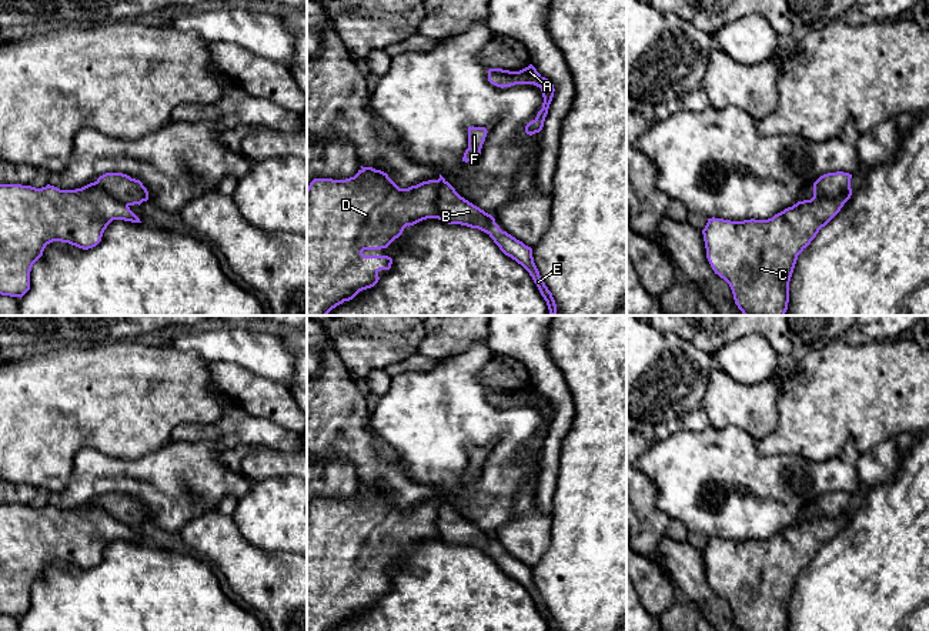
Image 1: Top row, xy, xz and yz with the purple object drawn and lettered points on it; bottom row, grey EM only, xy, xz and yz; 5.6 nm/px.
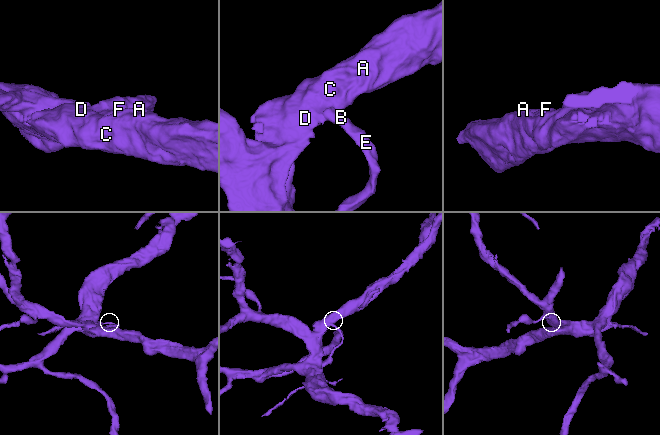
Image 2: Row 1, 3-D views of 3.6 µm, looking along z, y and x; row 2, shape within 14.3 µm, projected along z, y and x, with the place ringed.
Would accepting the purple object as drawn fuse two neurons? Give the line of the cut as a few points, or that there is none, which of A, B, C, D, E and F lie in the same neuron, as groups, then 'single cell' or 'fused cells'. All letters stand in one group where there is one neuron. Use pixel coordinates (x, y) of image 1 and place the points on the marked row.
cut xz (444, 179), (438, 184), (434, 217); groups A C D F / B E; fused cells

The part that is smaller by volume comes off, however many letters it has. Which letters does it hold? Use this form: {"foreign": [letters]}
{"foreign": ["B", "E"]}

